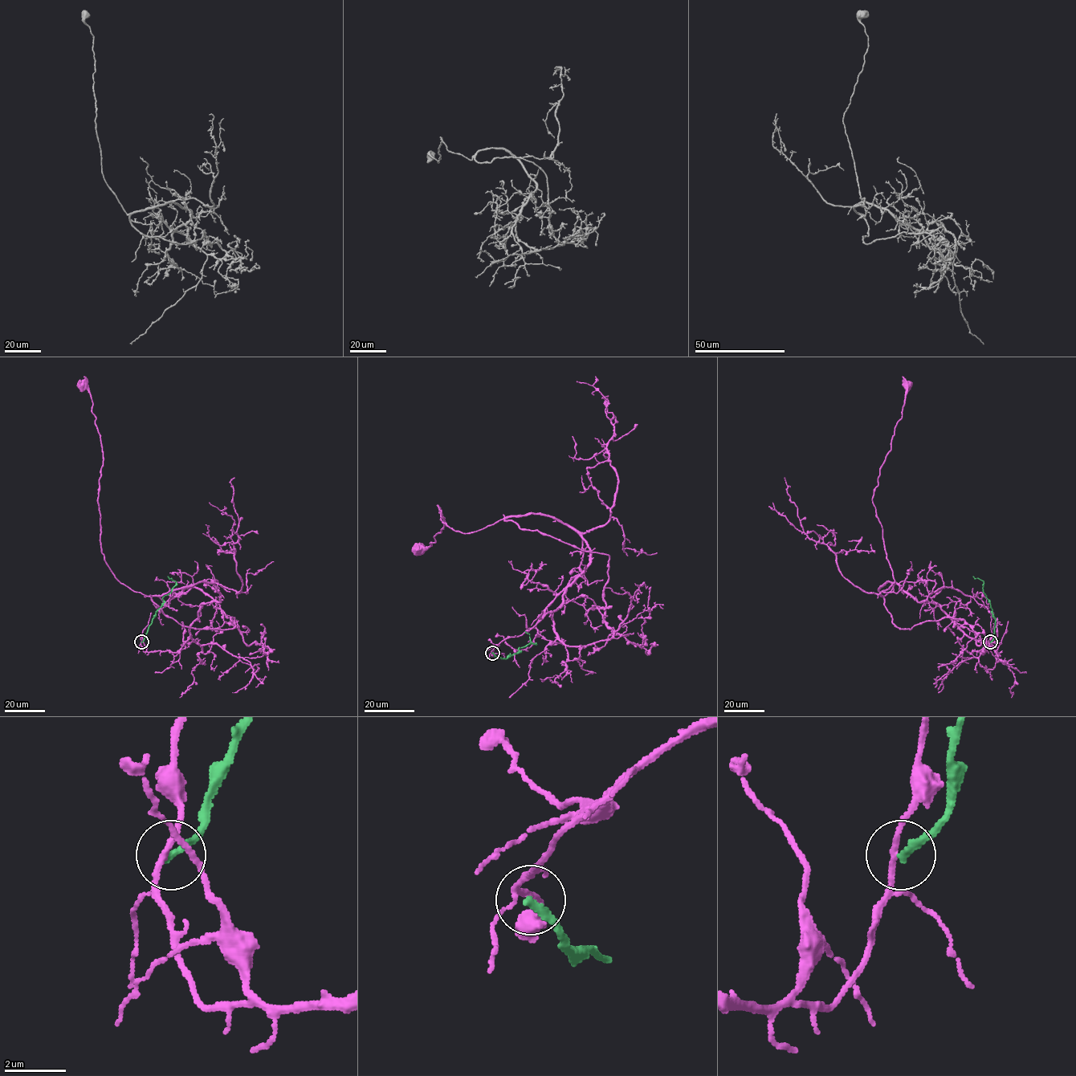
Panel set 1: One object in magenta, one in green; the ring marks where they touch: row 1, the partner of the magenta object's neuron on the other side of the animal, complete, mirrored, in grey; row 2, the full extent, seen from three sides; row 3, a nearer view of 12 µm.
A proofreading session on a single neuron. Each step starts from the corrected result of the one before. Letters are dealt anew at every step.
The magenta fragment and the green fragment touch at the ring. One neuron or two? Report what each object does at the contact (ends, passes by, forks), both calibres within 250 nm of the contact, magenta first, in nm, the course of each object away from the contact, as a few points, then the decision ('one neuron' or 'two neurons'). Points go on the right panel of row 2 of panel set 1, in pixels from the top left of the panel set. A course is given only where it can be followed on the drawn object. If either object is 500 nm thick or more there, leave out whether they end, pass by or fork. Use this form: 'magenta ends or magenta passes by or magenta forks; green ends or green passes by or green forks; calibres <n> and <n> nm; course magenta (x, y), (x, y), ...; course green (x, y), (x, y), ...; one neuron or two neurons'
magenta passes by; green ends; calibres 180 and 240 nm; course magenta (990, 641), (967, 652), (939, 605), (897, 584), (878, 590), (885, 596), (894, 580), (872, 498), (907, 385); course green (990, 641), (993, 639), (995, 617), (983, 590), (983, 581), (973, 576); two neurons

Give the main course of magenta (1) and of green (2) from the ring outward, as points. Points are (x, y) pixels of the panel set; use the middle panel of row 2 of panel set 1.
1: (491, 652), (552, 619), (589, 563), (587, 543), (527, 513), (462, 533), (438, 505), (444, 527), (419, 549)
2: (492, 653), (495, 656), (506, 658), (519, 652), (519, 648), (535, 644), (525, 631)

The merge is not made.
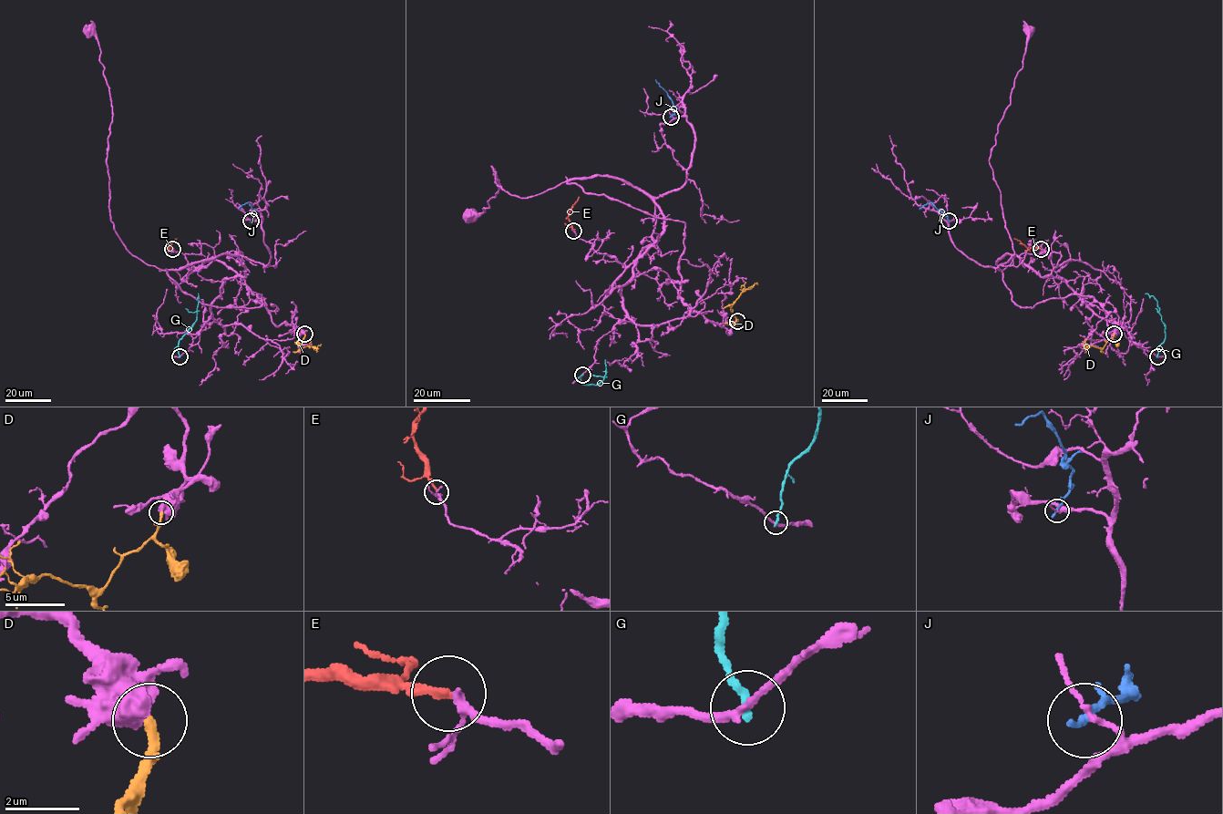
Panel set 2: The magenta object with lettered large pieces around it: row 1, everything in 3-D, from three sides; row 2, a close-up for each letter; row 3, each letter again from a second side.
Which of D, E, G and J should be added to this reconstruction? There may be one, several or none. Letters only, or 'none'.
D, E

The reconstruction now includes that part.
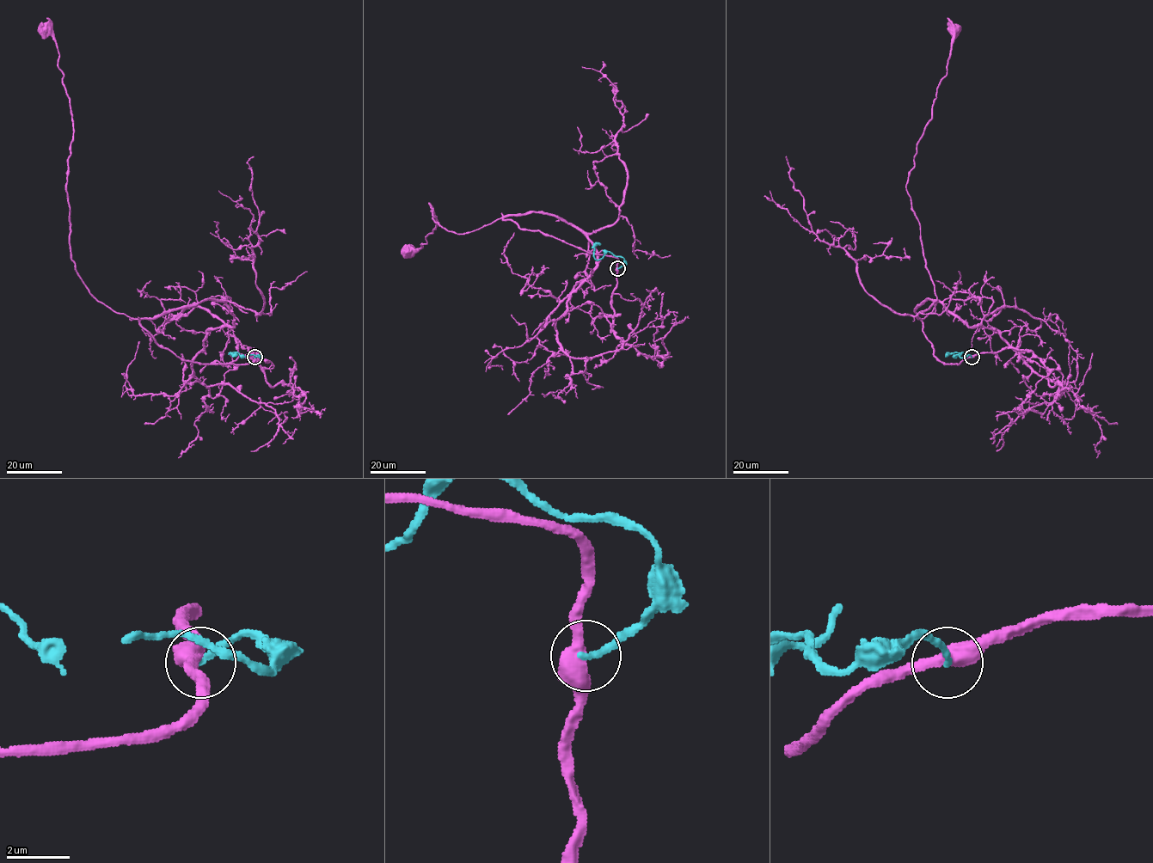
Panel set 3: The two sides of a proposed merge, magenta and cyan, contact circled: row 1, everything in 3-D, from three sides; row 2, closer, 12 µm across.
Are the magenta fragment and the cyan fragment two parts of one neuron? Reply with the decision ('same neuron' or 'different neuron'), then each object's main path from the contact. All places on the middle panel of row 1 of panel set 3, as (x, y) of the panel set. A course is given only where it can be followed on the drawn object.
different neuron; magenta runs (618, 268), (617, 259), (509, 219), (448, 231), (432, 219), (429, 203), (436, 226), (408, 251); cyan runs (618, 268), (624, 260), (608, 251), (600, 260), (594, 258), (594, 247), (601, 243)

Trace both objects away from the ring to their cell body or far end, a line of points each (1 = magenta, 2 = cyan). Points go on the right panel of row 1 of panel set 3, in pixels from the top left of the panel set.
1: (972, 357), (941, 362), (923, 330), (921, 320), (934, 309), (937, 296), (905, 184), (946, 75), (954, 29)
2: (972, 357), (954, 356), (962, 351), (947, 355)

